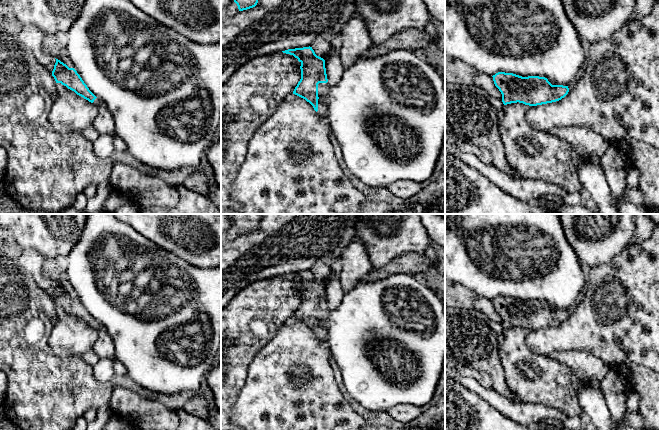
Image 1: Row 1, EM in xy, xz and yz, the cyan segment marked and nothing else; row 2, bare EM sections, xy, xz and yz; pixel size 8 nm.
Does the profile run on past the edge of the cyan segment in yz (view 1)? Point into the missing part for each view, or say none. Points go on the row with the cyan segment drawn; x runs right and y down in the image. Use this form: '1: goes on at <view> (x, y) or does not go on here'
1: does not go on here

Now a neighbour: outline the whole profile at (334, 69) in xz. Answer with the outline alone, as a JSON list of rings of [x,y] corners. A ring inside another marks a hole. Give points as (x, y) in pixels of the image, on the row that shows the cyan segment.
[[[331,46],[328,55],[325,57],[324,60],[328,79],[327,83],[330,86],[334,86],[340,81],[344,70],[341,63],[341,58],[339,56],[339,51]]]

